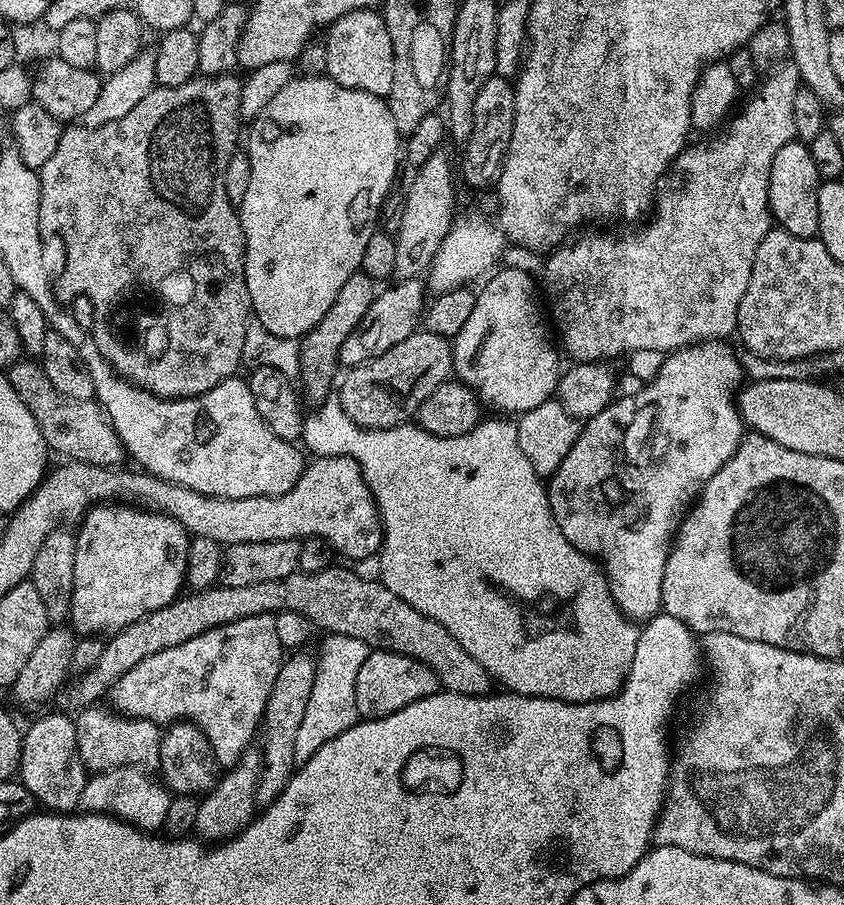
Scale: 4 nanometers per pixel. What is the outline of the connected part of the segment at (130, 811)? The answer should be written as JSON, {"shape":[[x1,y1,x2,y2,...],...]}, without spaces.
{"shape":[[135,766,111,768,105,772,93,772,89,775,86,786,82,786,79,811,114,816,117,820,133,824,141,832,156,834,163,829,172,798,173,793,169,792,151,771]]}

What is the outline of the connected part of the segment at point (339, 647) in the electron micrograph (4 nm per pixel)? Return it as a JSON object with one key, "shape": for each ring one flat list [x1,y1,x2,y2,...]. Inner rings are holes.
{"shape":[[331,634,325,635,323,639,324,645,316,656,314,688,310,694,310,702,306,702,306,715,302,718,298,739,294,742,294,758,297,762,310,759,323,744,330,742,330,738,338,738,342,730,350,730,350,726,358,723,354,682,358,678,358,670,362,670,362,662,366,662,368,657,368,644,358,638]]}

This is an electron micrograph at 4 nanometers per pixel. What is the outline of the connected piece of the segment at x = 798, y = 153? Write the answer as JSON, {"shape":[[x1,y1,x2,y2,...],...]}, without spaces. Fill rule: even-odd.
{"shape":[[795,139,782,146,782,150,774,154,774,162,770,165,768,211,773,221,798,238,813,239,818,233,818,190,821,183,818,166,814,166,807,143]]}

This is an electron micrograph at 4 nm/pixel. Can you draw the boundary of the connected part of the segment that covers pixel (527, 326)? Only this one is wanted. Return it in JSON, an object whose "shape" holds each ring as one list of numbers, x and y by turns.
{"shape":[[503,268,493,271,479,285,481,288,476,292,474,311,470,314,466,326,462,326,460,333,451,341,452,371,455,379,468,387,485,409,493,408,496,411,493,413,496,414,519,414,534,410,534,406,542,406,542,402,556,396,556,385,560,383,562,375,561,353,546,323,546,312,538,295,537,281,535,284,531,274,520,268]]}

